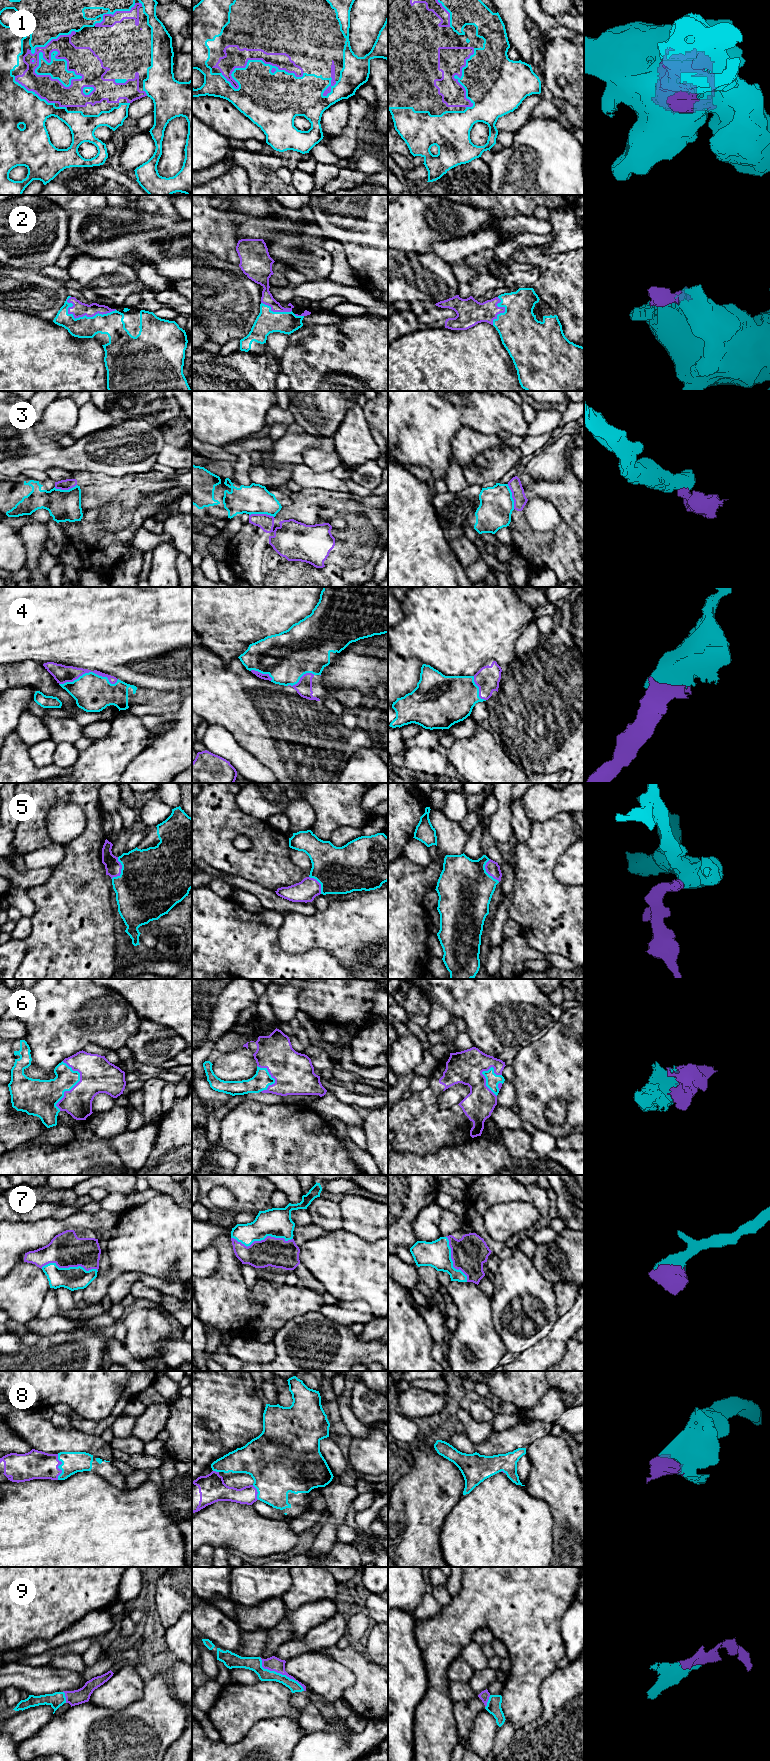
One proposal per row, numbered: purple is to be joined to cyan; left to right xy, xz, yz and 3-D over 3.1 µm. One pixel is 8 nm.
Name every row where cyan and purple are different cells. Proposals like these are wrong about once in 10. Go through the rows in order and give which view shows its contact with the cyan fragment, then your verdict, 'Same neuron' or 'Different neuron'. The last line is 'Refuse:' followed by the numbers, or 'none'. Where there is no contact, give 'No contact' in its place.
1: Touches cyan in xy. Same neuron
2: Touches cyan in xy. Same neuron
3: Touches cyan in xz. Different neuron
4: Touches cyan in xy. Same neuron
5: Touches cyan in xy. Same neuron
6: Touches cyan in xy. Same neuron
7: Touches cyan in xz. Same neuron
8: Touches cyan in xy. Same neuron
9: Touches cyan in xz. Same neuron
Refuse: 3

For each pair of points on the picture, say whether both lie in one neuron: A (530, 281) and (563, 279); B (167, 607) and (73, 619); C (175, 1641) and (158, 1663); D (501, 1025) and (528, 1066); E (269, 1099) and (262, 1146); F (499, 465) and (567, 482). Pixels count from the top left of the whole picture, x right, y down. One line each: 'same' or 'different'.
A: different
B: same
C: different
D: different
E: different
F: different

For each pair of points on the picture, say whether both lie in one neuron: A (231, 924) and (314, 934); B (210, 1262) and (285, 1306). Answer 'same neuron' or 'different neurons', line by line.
A: different neurons
B: different neurons

